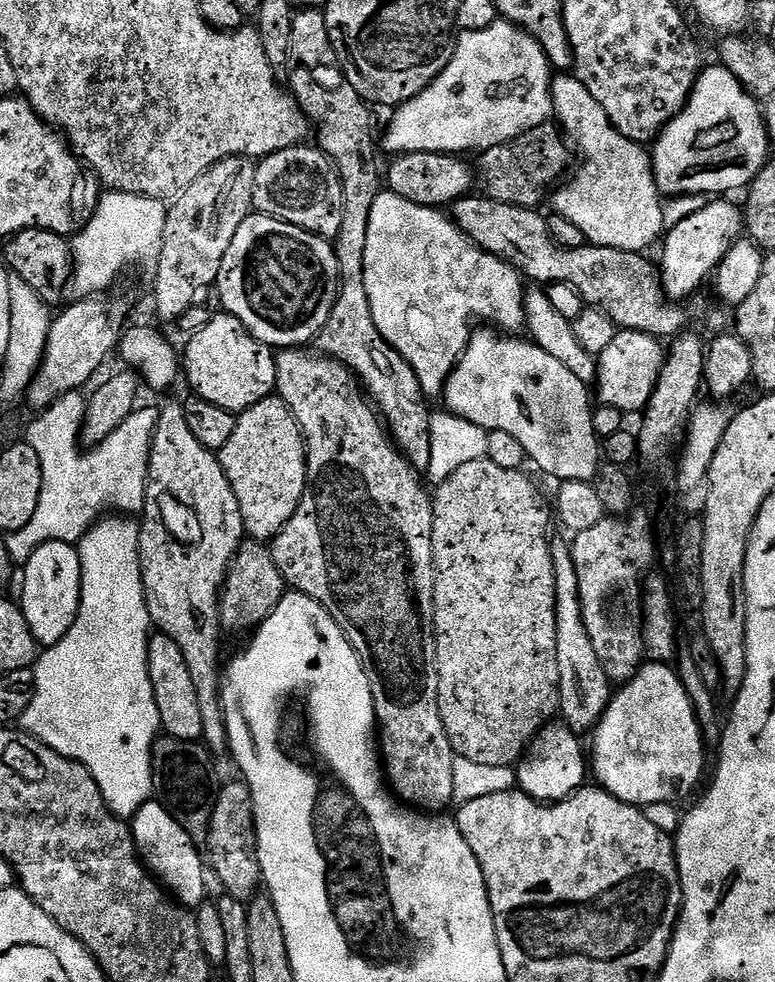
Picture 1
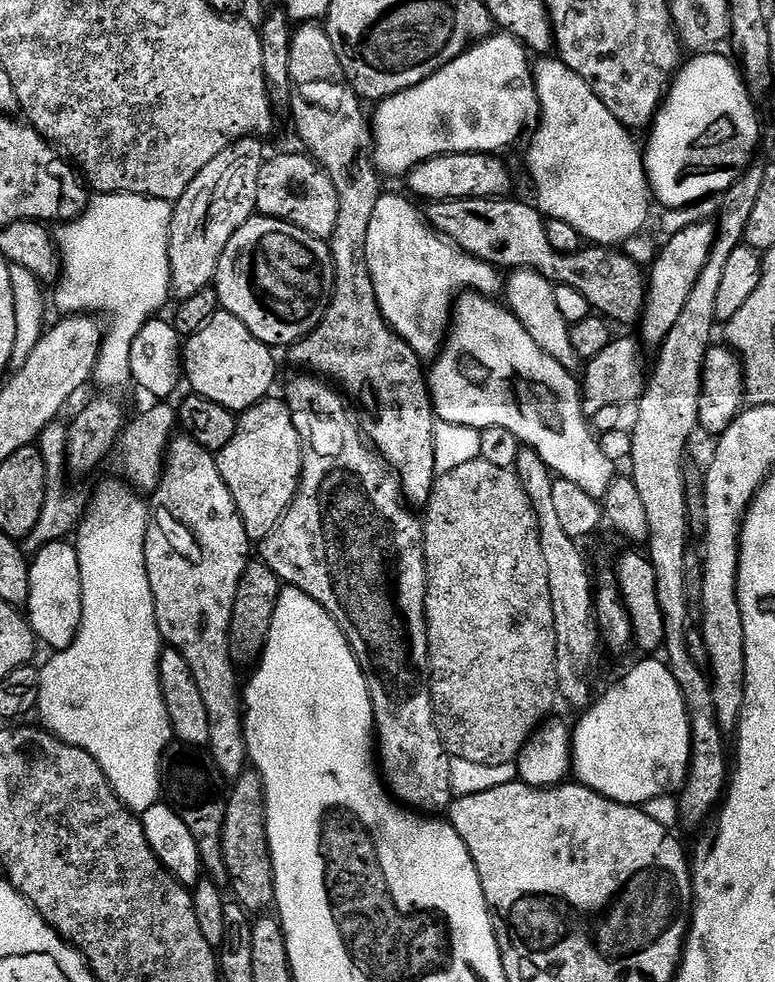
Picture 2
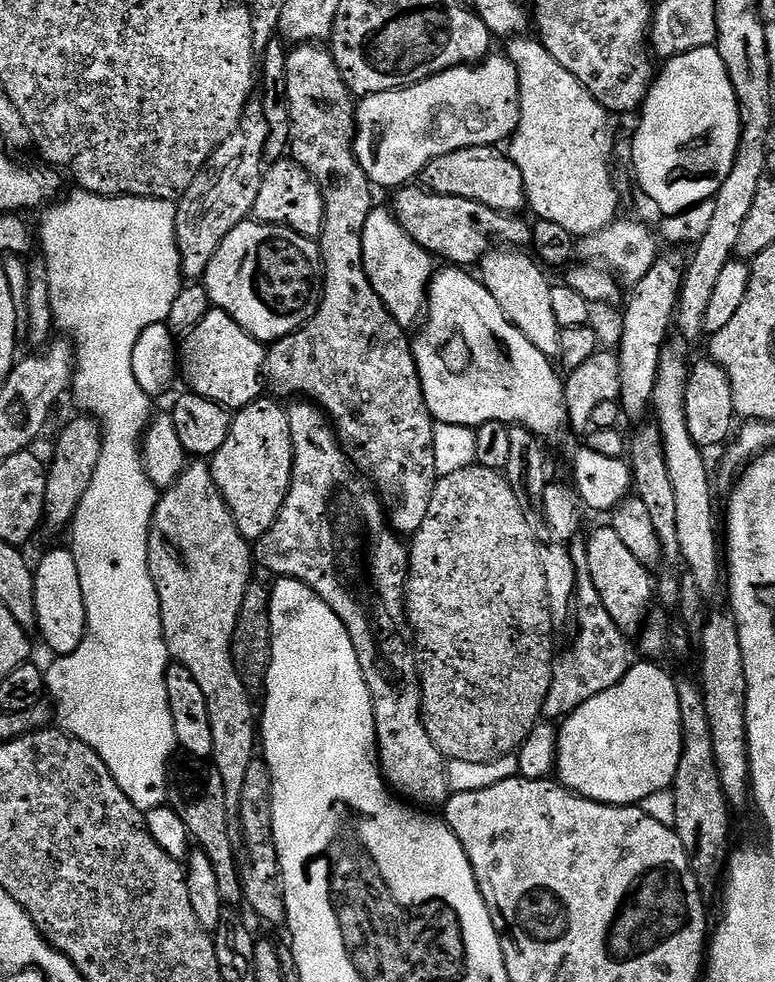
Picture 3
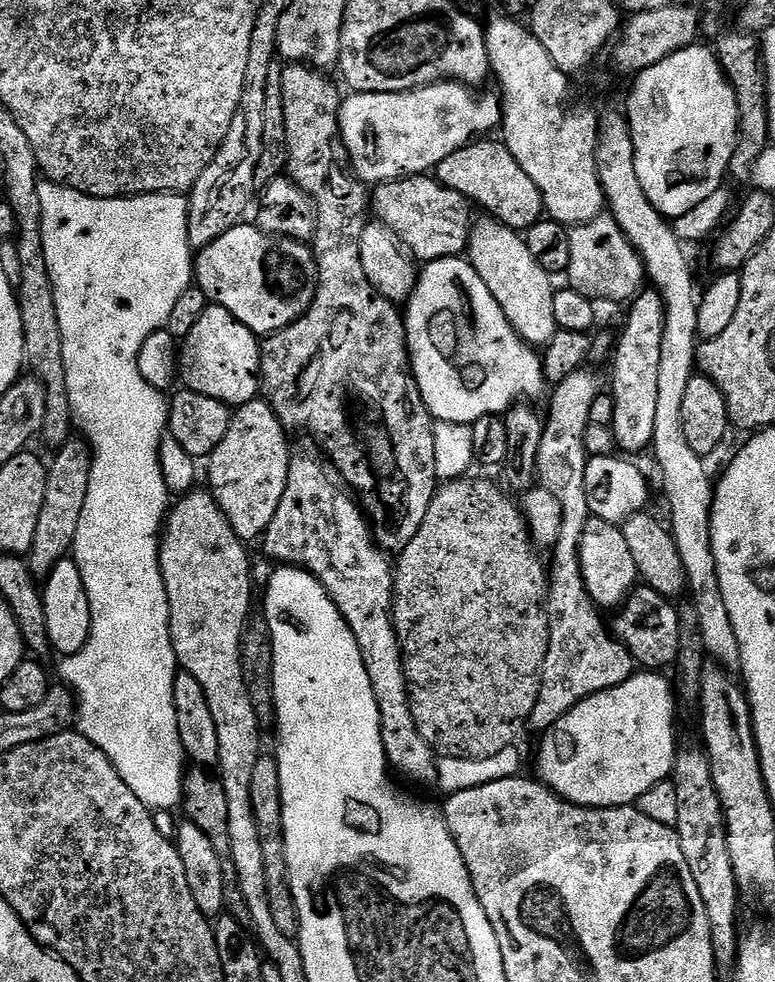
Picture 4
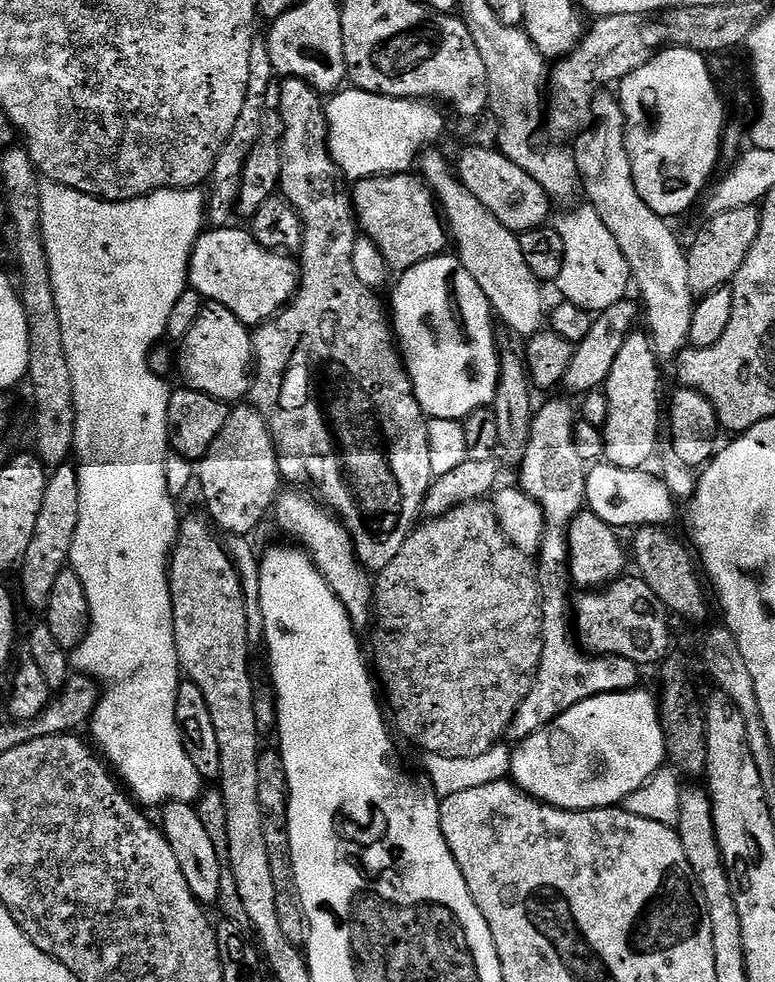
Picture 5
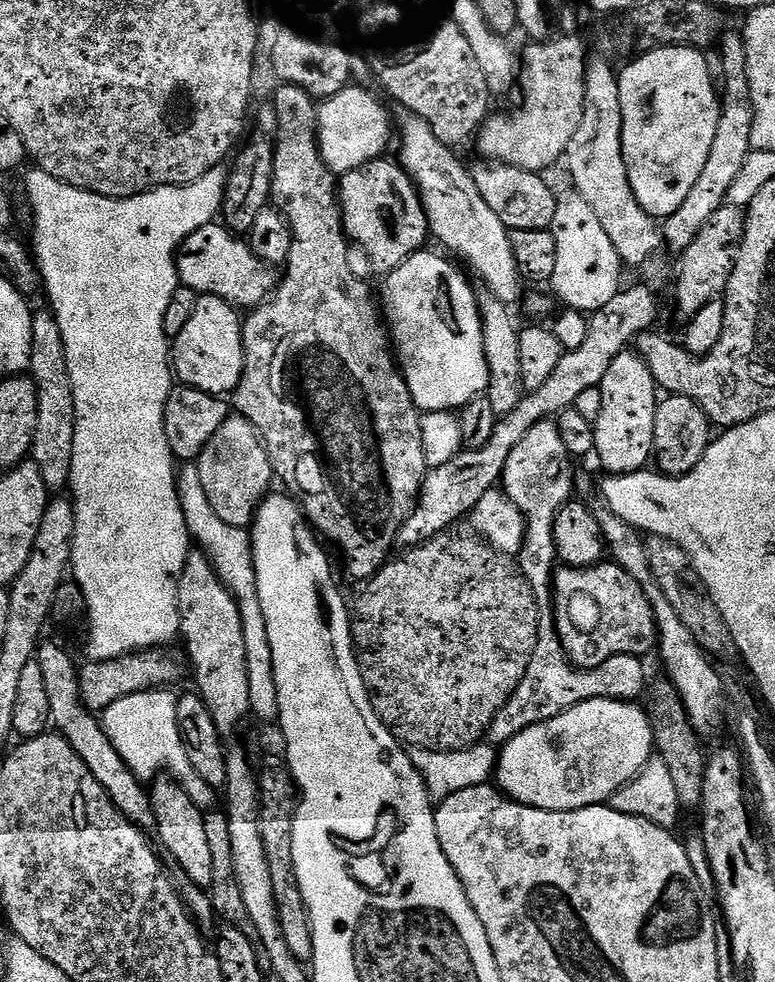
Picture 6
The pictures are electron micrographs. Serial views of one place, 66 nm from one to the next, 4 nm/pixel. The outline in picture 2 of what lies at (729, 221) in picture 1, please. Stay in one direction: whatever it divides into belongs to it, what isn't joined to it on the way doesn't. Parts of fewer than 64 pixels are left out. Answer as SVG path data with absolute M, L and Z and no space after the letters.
M708 222L696 223L669 235L664 241L646 276L644 314L638 321L639 339L644 339L652 350L659 349L663 344L666 334L670 334L674 322L678 322L686 307L686 298L690 298L690 290L694 290L694 282L702 272L702 266L706 264L706 258L710 258L712 243L716 241L716 229Z

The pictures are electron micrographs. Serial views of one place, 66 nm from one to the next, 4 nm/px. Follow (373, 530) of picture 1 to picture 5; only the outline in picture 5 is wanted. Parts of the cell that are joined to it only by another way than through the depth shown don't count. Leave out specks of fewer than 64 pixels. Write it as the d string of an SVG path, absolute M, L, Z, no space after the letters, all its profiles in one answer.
M296 486L281 491L274 505L274 520L276 516L277 526L284 528L285 534L292 539L289 541L302 546L311 556L316 568L324 575L334 594L342 602L342 606L346 606L353 625L363 630L374 620L373 573L356 559L356 547L352 544L350 534L340 523L339 516L332 509L324 507L315 495L312 496L307 496L304 490Z

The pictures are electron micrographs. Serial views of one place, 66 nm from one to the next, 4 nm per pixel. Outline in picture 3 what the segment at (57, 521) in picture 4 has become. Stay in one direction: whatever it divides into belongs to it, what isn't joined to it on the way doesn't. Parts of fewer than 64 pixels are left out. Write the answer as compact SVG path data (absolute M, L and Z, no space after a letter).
M79 414L60 432L56 440L56 453L52 456L52 464L48 468L46 482L46 506L44 507L44 524L52 528L67 529L76 517L82 498L86 498L86 490L90 490L90 482L94 482L94 470L98 470L98 458L102 458L104 430L94 416Z

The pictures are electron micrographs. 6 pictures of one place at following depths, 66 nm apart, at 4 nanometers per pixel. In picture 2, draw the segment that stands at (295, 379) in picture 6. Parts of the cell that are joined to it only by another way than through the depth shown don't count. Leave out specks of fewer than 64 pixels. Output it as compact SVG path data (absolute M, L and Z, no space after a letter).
M304 22L293 31L292 45L290 46L290 78L292 79L292 111L290 113L290 119L296 123L296 132L300 135L301 142L304 143L303 151L311 156L312 159L317 160L318 163L326 169L334 182L334 190L338 190L338 226L334 226L334 234L330 241L330 247L332 249L332 265L336 271L336 285L332 291L332 301L330 302L330 306L326 310L326 314L322 318L320 325L318 325L311 334L302 337L299 342L291 345L291 347L287 349L288 360L296 367L296 370L303 370L305 373L319 376L331 382L353 405L355 405L357 409L360 407L361 410L368 415L366 436L370 441L371 447L379 452L380 457L382 457L384 461L392 467L392 471L399 476L400 487L404 493L405 501L412 506L417 506L416 504L424 506L428 503L428 499L432 493L432 487L436 485L436 478L438 475L436 467L434 466L434 430L438 423L436 409L432 407L432 393L428 391L426 368L421 361L420 355L414 350L410 350L408 343L406 343L405 340L386 322L386 318L378 306L378 298L374 294L374 282L370 278L370 270L368 269L368 263L366 262L366 230L370 230L370 218L374 214L374 206L378 206L378 198L382 194L382 188L380 188L382 176L376 165L372 163L372 157L369 149L366 147L371 145L372 129L366 112L364 116L363 106L365 107L365 105L362 103L361 97L356 95L351 84L344 79L342 62L338 62L338 54L334 50L334 42L330 42L328 29L323 23Z

